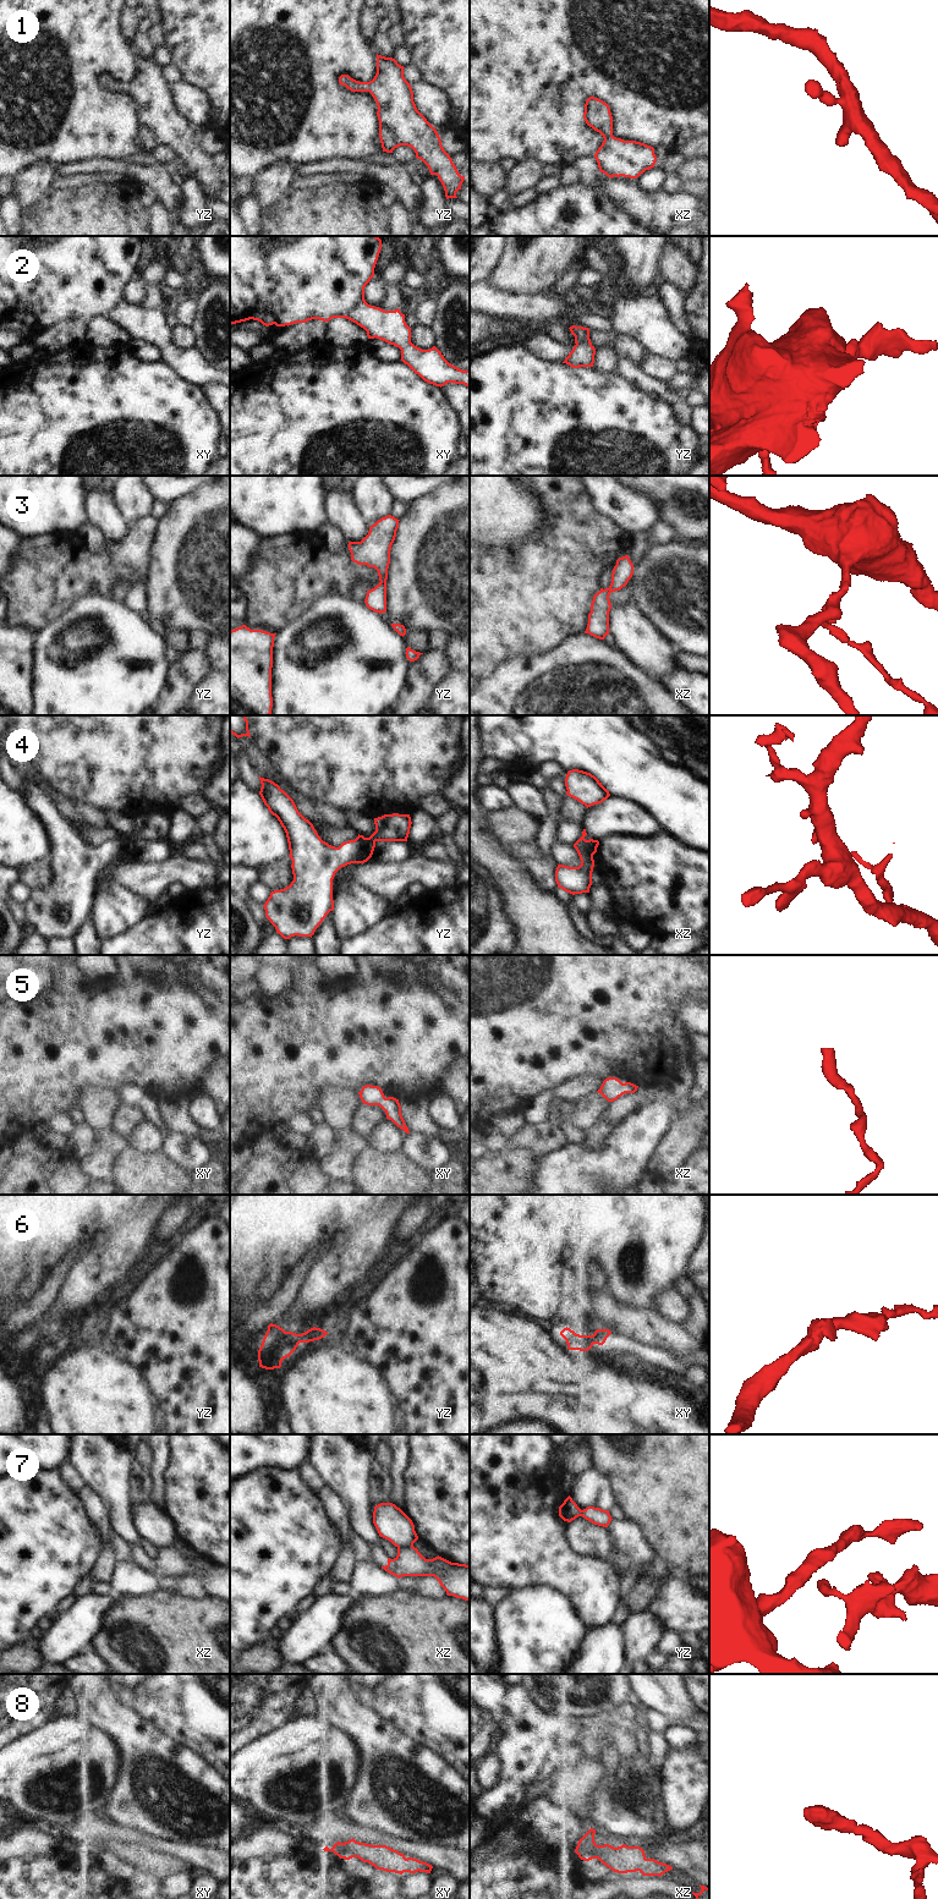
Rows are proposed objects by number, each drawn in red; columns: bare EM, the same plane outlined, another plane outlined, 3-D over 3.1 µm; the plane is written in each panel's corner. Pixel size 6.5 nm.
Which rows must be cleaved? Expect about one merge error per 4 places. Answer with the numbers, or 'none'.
4, 7.

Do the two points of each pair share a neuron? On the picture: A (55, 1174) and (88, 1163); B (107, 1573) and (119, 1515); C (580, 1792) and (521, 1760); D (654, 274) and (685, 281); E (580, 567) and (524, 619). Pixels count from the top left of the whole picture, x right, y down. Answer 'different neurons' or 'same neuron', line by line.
A: different neurons
B: different neurons
C: different neurons
D: different neurons
E: same neuron

